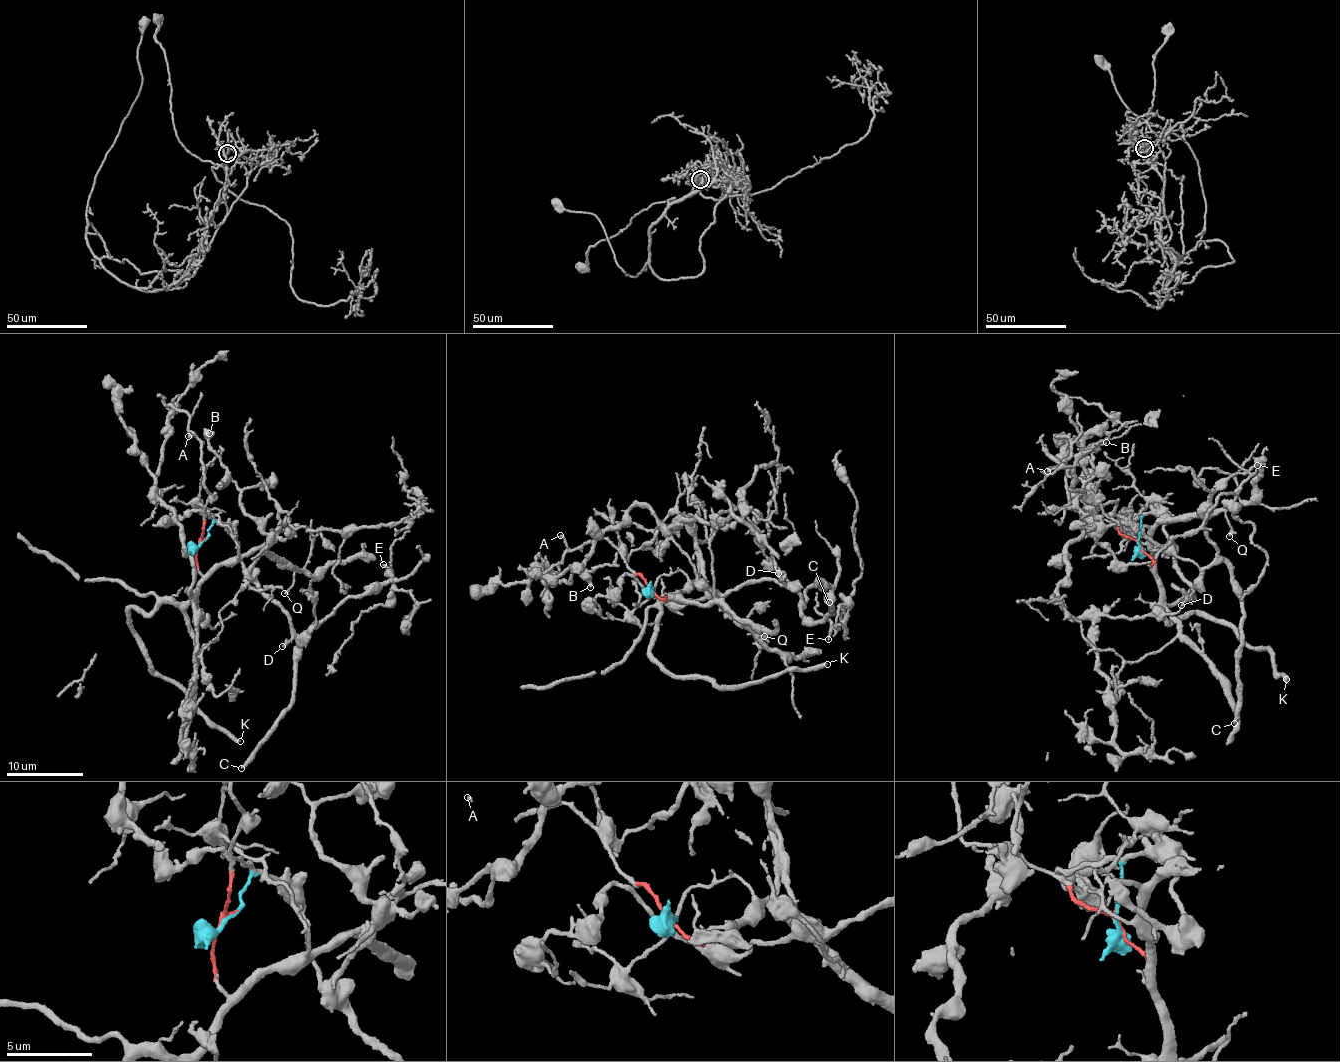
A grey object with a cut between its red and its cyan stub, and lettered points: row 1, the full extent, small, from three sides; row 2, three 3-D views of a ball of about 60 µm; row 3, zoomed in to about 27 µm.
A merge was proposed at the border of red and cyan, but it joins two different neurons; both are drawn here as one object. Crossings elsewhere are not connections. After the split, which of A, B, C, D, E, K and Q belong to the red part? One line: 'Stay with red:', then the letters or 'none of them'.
Stay with red: A, K, Q

